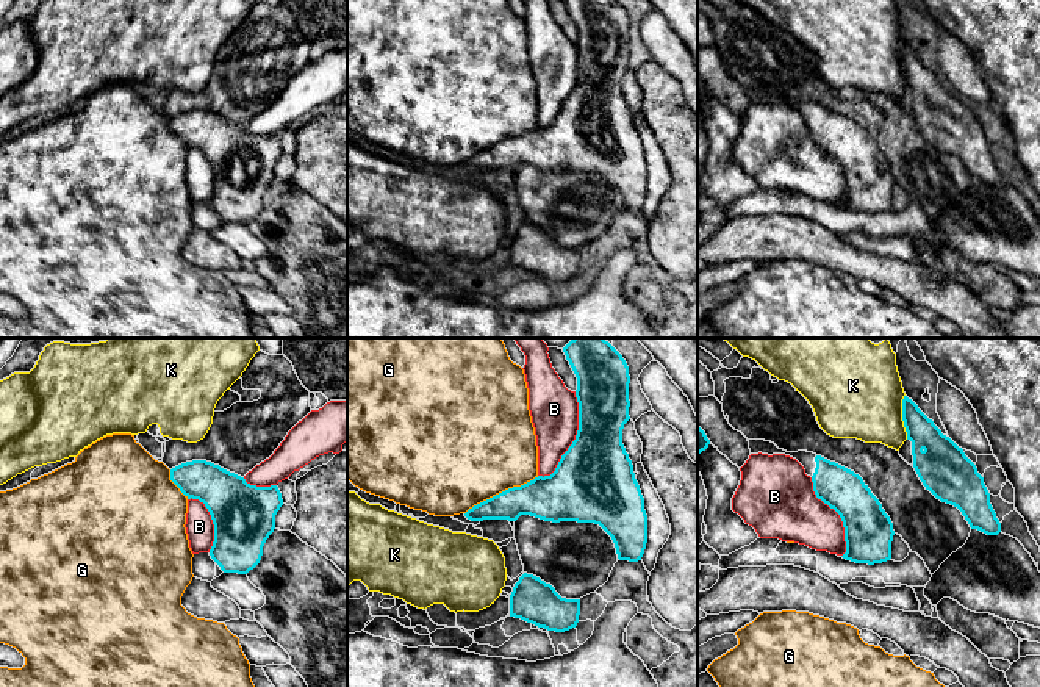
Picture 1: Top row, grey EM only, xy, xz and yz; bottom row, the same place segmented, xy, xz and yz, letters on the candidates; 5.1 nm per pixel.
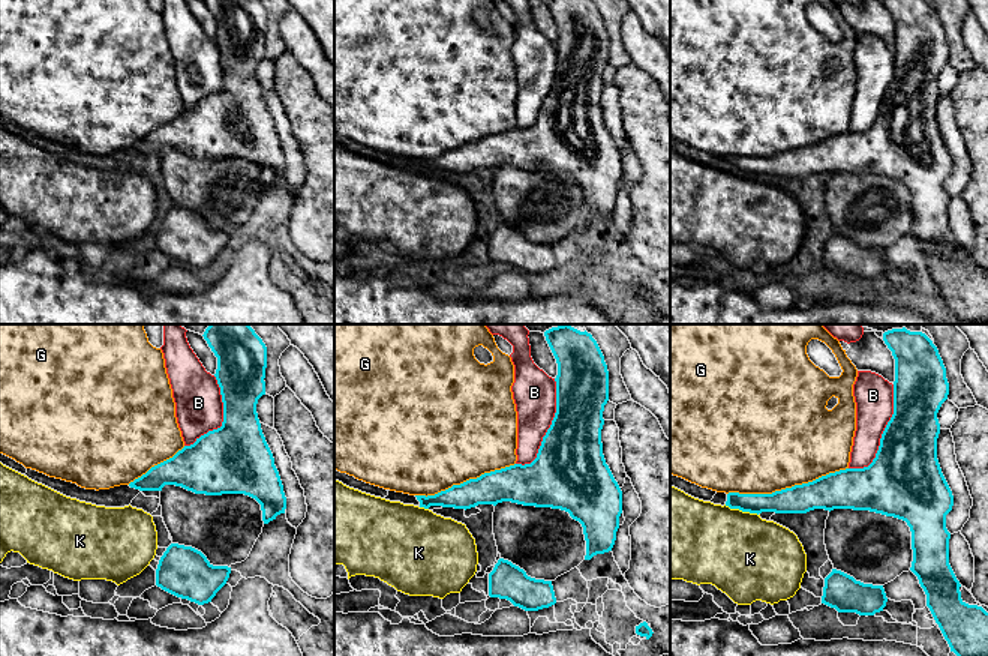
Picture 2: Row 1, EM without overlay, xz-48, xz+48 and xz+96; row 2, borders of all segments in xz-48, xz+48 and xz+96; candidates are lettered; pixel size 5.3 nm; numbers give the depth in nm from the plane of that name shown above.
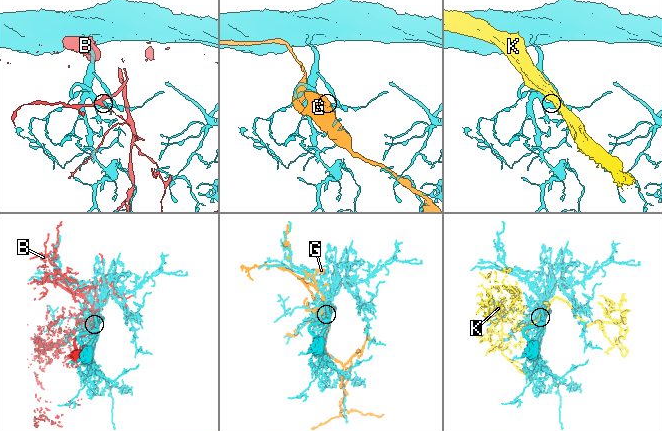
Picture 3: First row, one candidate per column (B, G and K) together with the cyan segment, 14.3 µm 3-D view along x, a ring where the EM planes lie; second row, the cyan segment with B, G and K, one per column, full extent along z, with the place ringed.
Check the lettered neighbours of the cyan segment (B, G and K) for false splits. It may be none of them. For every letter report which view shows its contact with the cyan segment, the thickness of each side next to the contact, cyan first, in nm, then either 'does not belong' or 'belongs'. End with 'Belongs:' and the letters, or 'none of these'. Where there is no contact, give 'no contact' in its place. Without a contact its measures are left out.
B: contact in xz; calibres 420 and 260 nm; does not belong
G: contact in xz; calibres 240 and 500 nm; does not belong
K: contact in yz; calibres 160 and 440 nm; does not belong
Belongs: none of these

